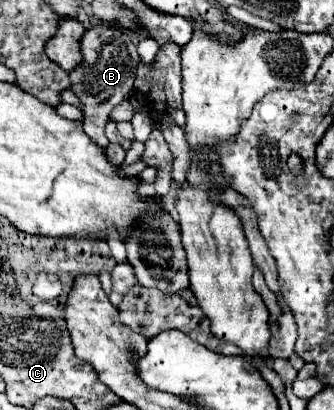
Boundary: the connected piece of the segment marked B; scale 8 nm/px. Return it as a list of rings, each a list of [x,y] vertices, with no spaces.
[[[96,24],[88,28],[80,40],[80,52],[82,62],[70,72],[70,88],[80,100],[80,108],[84,112],[84,132],[92,136],[96,144],[108,146],[108,138],[104,136],[104,124],[112,108],[122,100],[130,98],[140,56],[130,36],[124,30],[116,30],[108,24]]]

